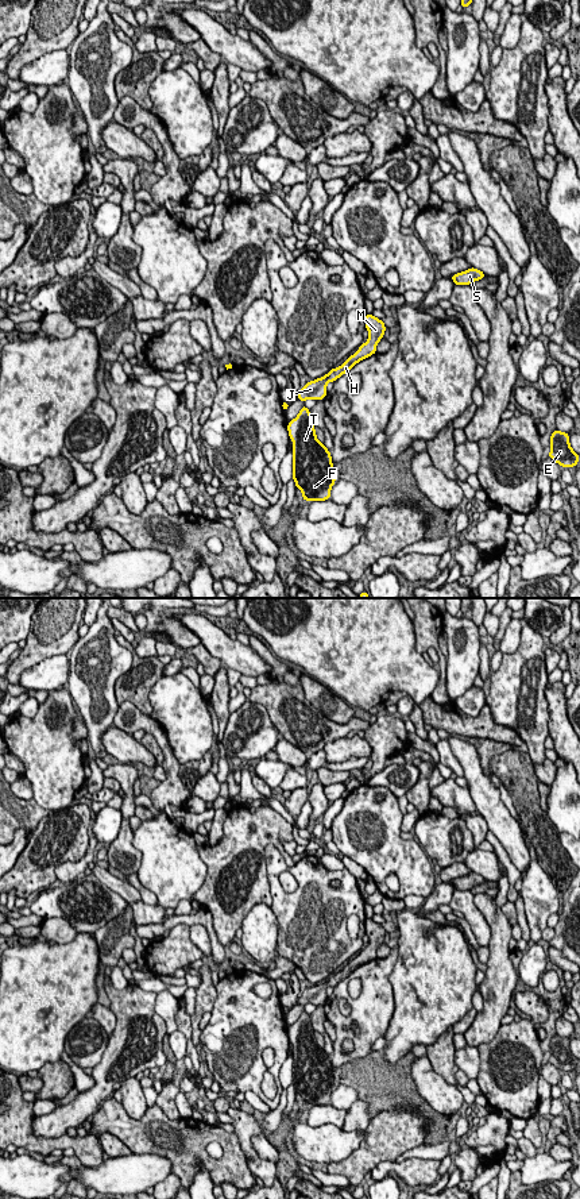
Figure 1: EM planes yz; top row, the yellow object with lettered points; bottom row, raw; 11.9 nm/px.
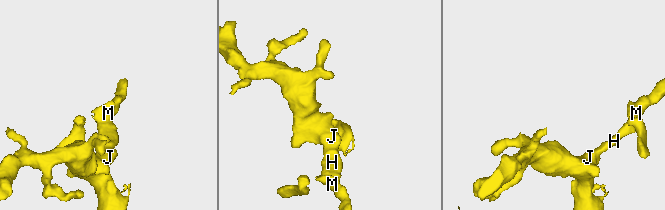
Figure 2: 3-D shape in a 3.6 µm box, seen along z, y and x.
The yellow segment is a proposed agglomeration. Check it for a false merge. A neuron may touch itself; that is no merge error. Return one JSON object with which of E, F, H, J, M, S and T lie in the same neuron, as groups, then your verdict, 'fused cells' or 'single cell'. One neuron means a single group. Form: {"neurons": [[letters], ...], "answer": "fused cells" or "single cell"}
{"neurons": [["E", "F", "H", "J", "M", "S", "T"]], "answer": "single cell"}

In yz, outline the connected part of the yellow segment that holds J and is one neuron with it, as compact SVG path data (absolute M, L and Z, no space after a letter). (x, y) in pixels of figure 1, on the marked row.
M371 313L366 315L366 329L370 334L370 338L366 343L363 343L359 350L349 356L340 367L330 369L329 373L321 378L308 382L301 392L297 394L297 400L302 400L303 402L308 398L312 400L324 400L328 390L326 383L335 382L343 374L348 373L356 363L360 361L376 354L376 344L380 339L383 339L386 325L382 320L372 316Z

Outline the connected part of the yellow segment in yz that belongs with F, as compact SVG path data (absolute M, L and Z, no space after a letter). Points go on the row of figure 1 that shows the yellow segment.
M305 404L287 424L293 440L293 479L303 501L330 500L330 489L336 482L330 452L318 442L314 427Z

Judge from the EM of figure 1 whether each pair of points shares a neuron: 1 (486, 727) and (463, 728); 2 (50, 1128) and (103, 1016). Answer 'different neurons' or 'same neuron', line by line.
1: same neuron
2: different neurons

